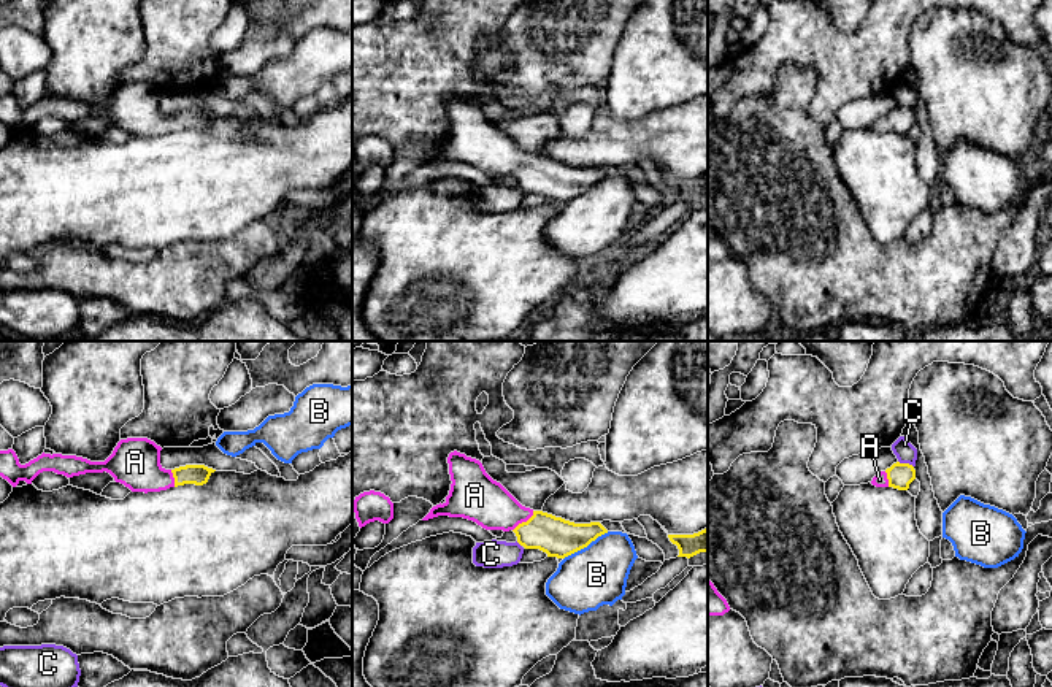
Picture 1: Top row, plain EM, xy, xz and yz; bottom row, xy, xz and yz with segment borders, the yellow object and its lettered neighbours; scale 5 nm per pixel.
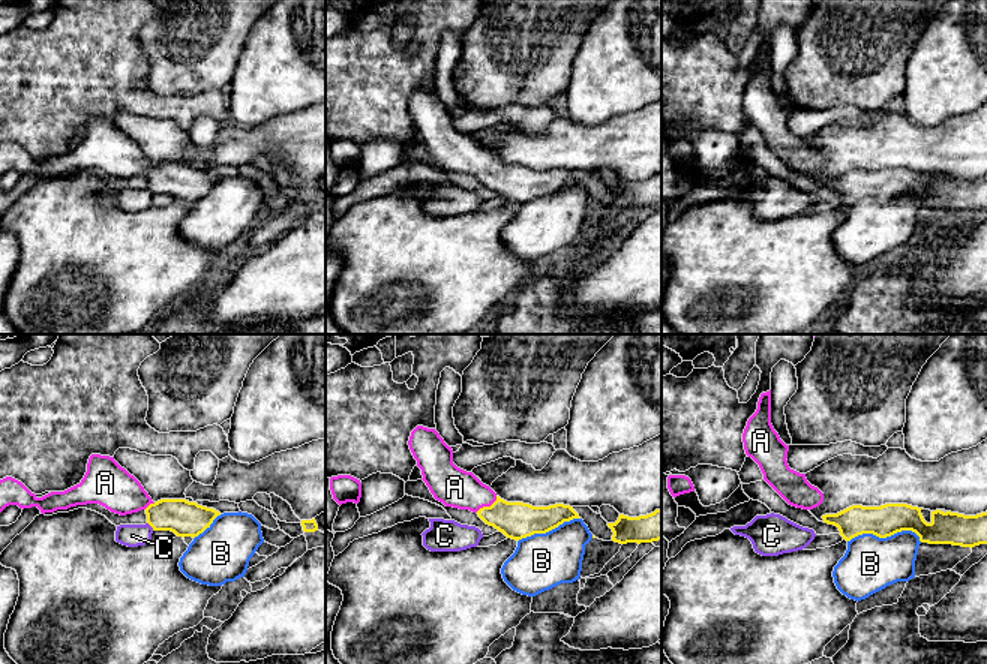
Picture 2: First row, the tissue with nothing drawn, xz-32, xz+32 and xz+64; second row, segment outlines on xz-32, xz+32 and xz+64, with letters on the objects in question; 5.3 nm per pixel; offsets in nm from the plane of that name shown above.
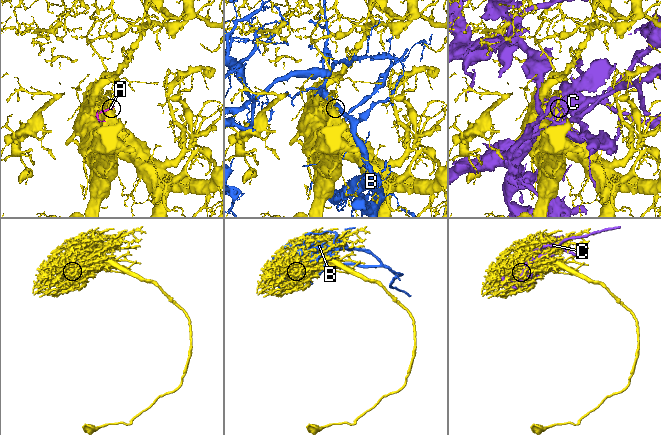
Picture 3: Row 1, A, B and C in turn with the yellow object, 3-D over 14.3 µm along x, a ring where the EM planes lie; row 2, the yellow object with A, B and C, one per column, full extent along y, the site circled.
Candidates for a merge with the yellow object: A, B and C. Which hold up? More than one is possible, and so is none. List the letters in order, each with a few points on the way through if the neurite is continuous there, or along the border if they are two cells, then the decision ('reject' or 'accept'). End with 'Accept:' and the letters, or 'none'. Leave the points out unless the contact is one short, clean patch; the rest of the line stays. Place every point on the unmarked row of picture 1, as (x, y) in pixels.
A: across xz (556, 181), (535, 175), (524, 167), (483, 145) | accept
B: reject
C: reject
Accept: A

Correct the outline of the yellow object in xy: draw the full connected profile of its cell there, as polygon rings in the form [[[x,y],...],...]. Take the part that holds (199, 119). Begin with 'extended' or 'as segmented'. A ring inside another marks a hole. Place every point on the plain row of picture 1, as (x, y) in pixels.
extended; [[[148,83],[121,84],[113,98],[105,106],[90,106],[76,100],[41,98],[25,109],[13,94],[0,95],[0,121],[13,132],[21,125],[32,125],[43,116],[54,116],[67,122],[86,117],[109,117],[116,127],[124,129],[132,136],[160,136],[184,129],[203,130],[216,116],[205,109],[186,109],[165,114],[160,109],[160,95]]]

